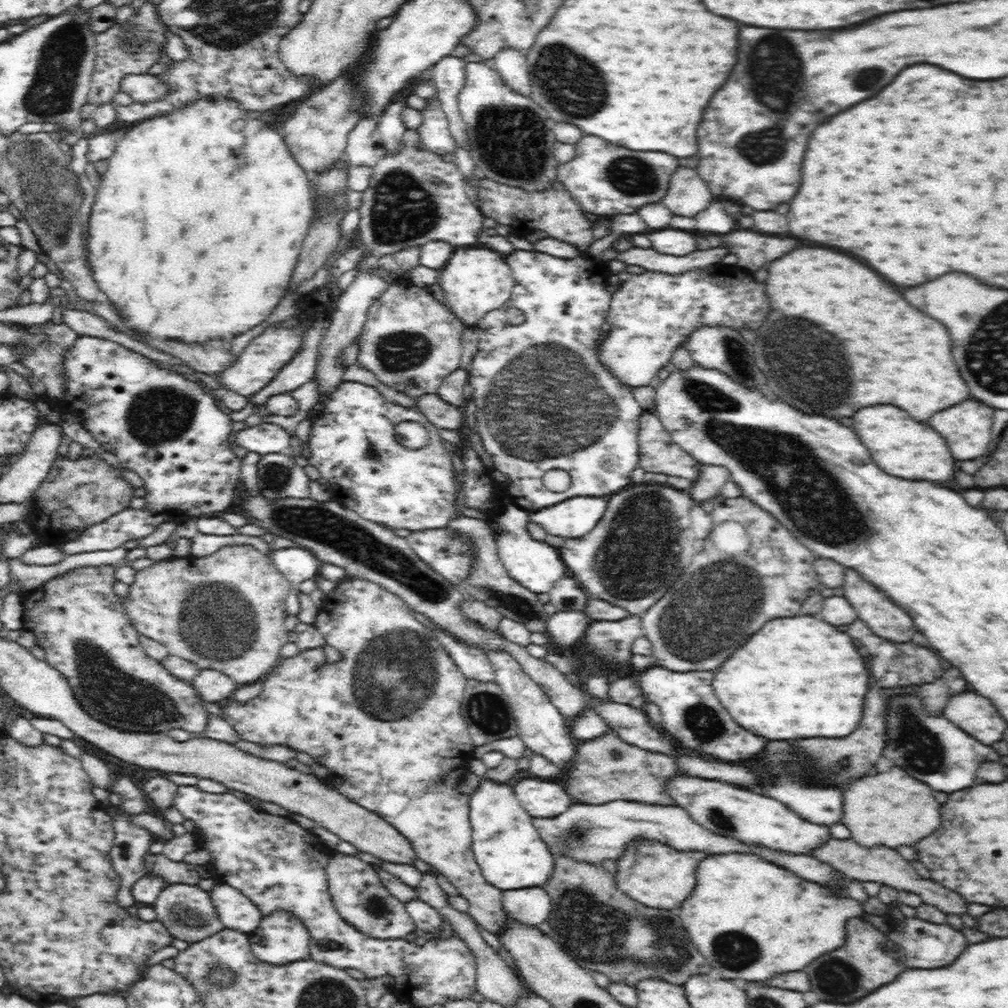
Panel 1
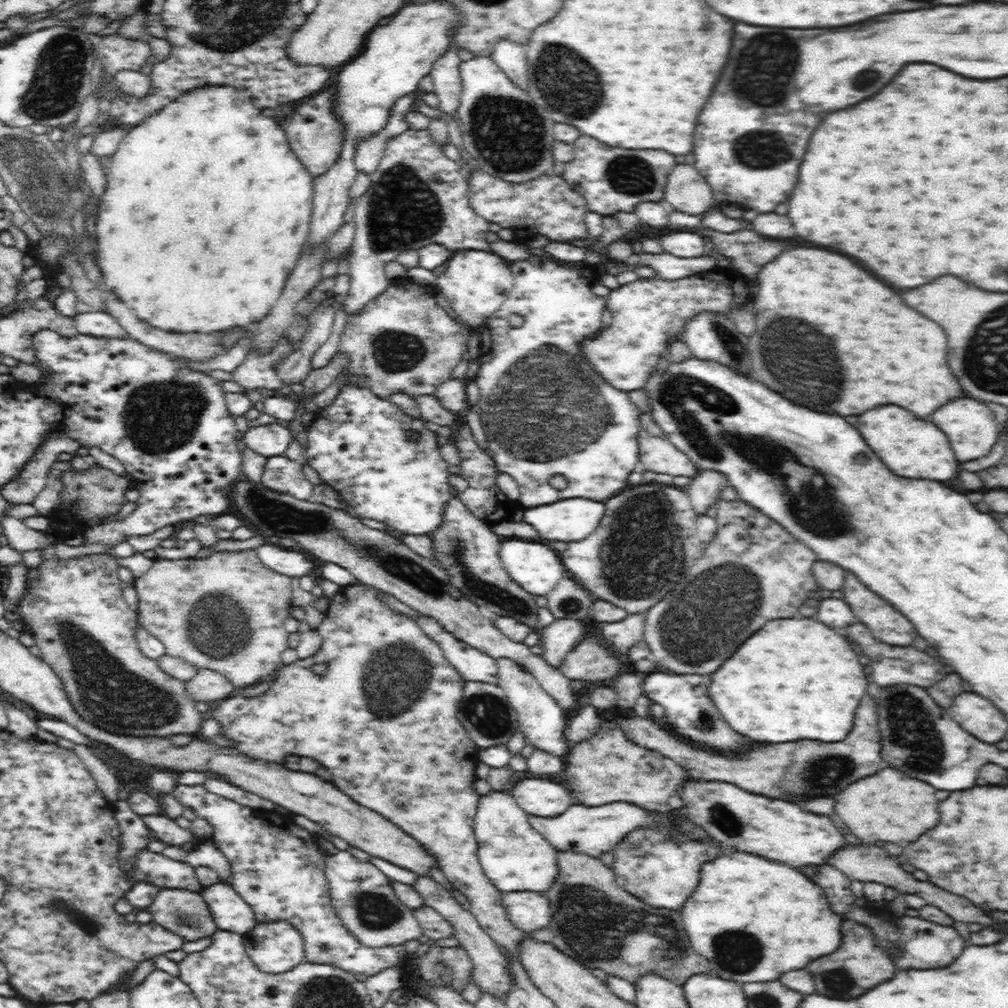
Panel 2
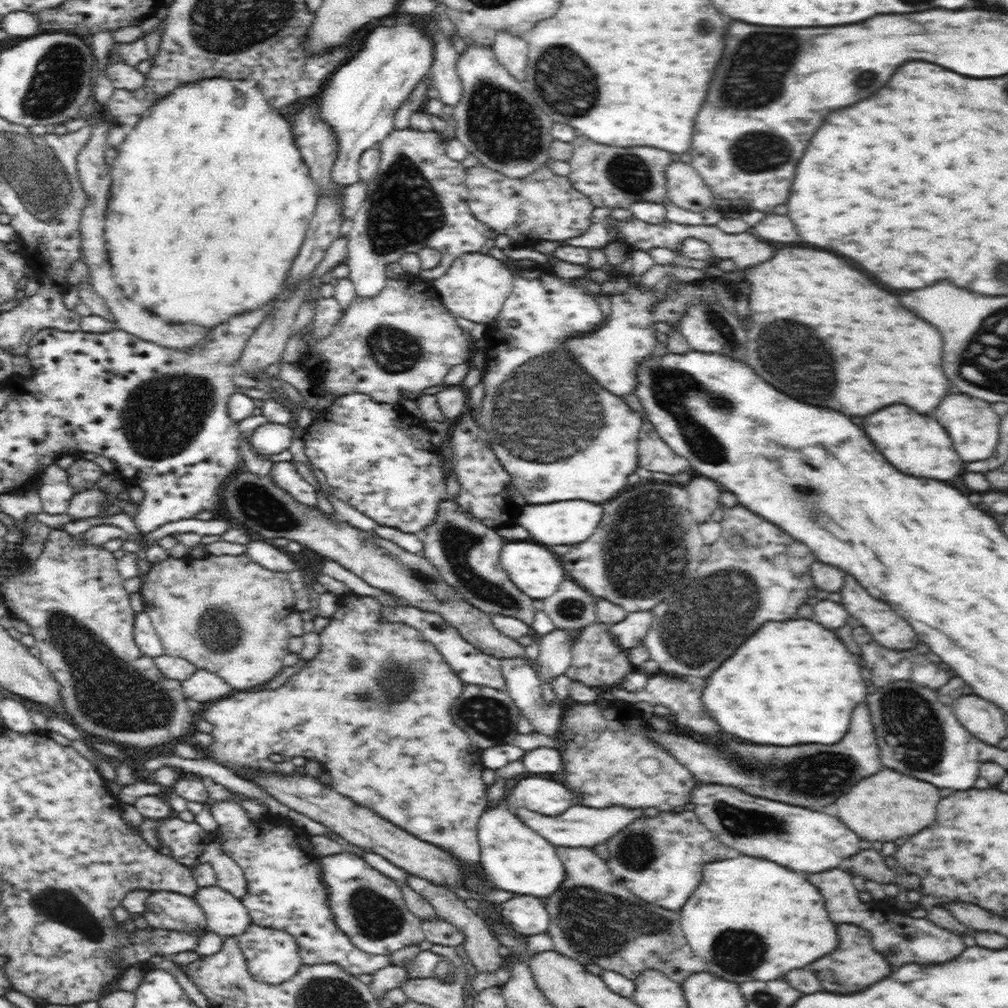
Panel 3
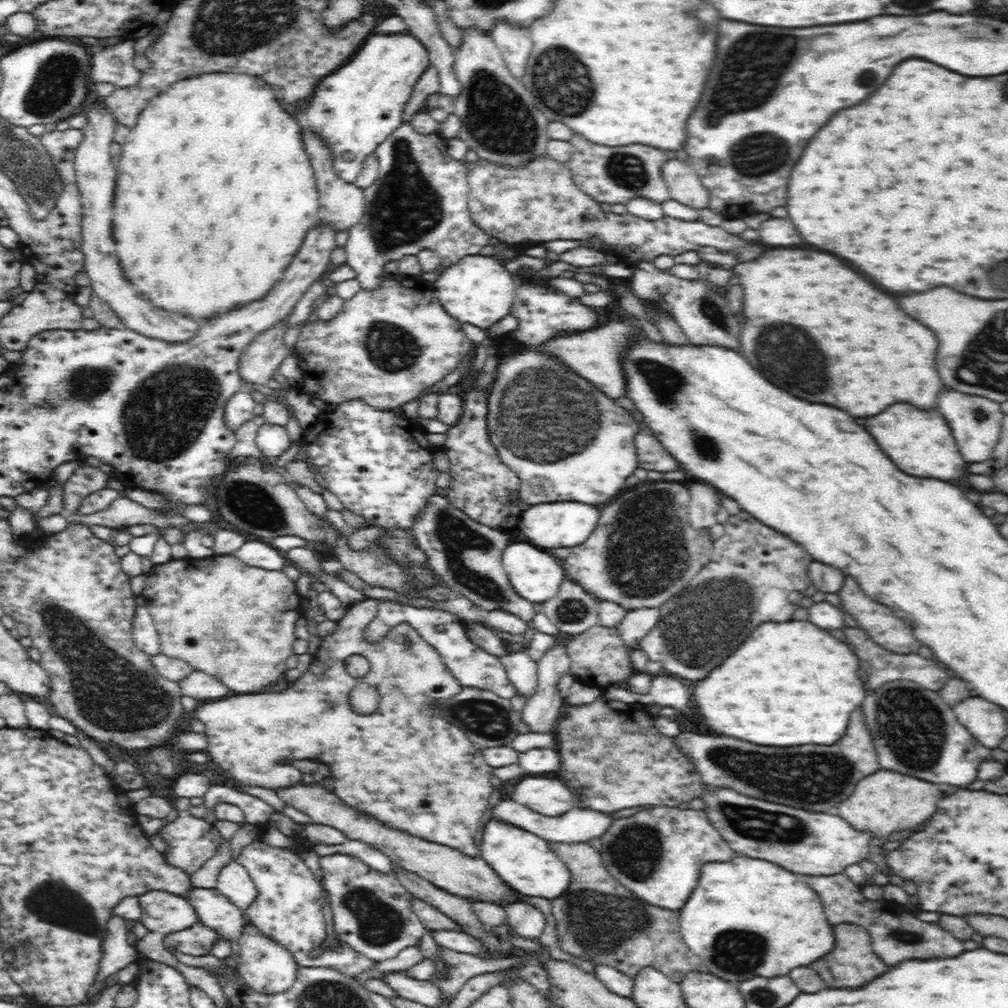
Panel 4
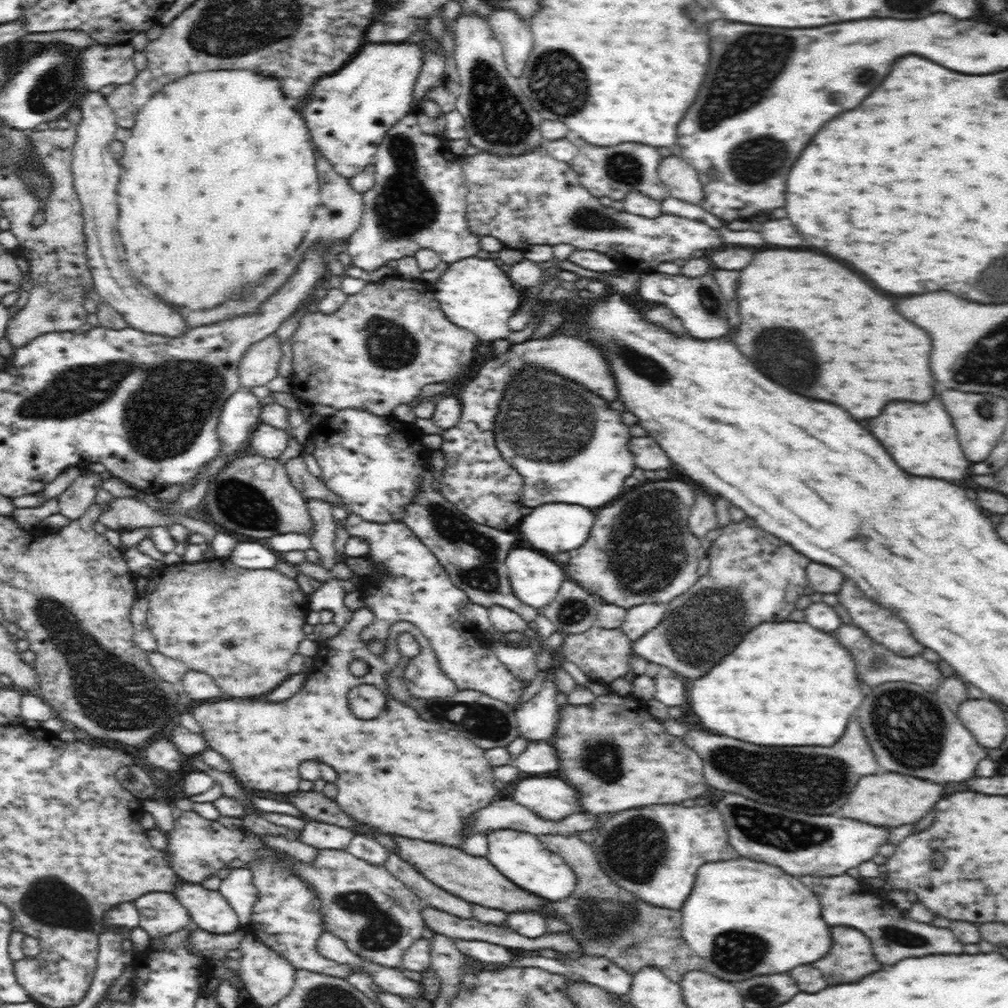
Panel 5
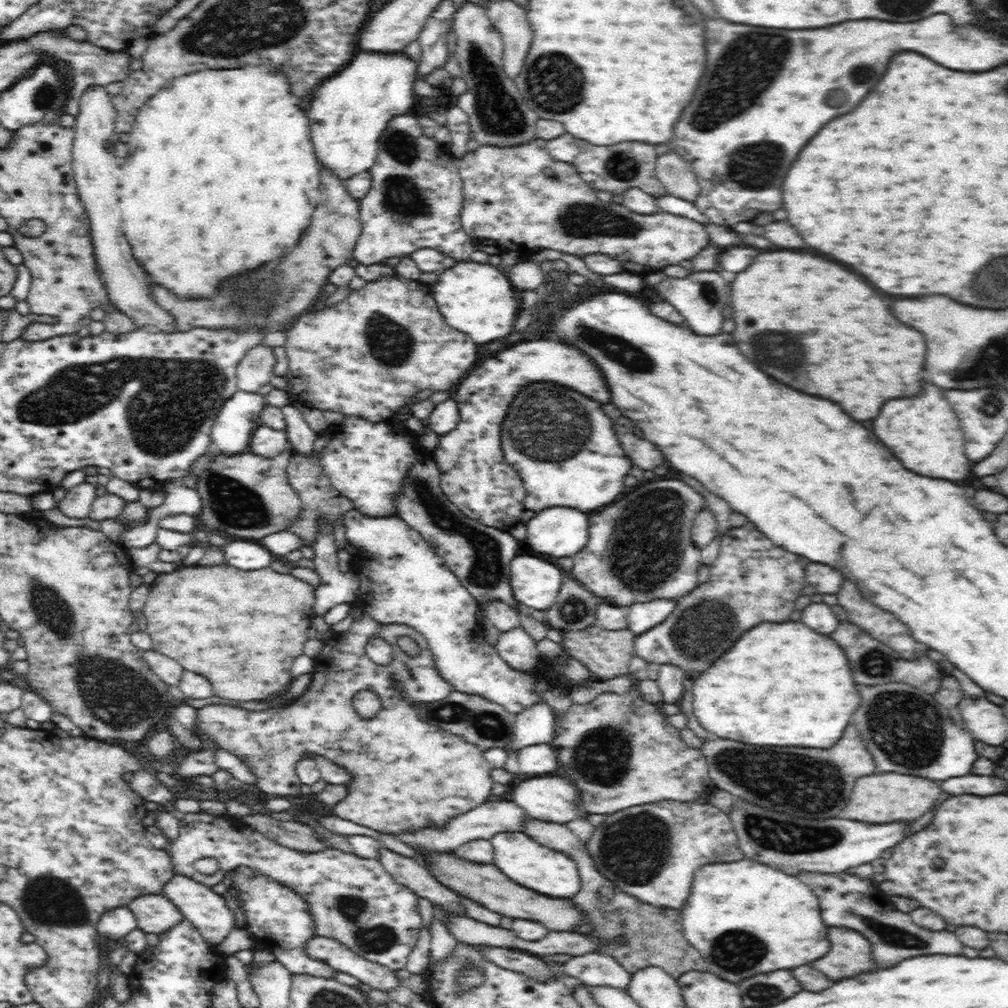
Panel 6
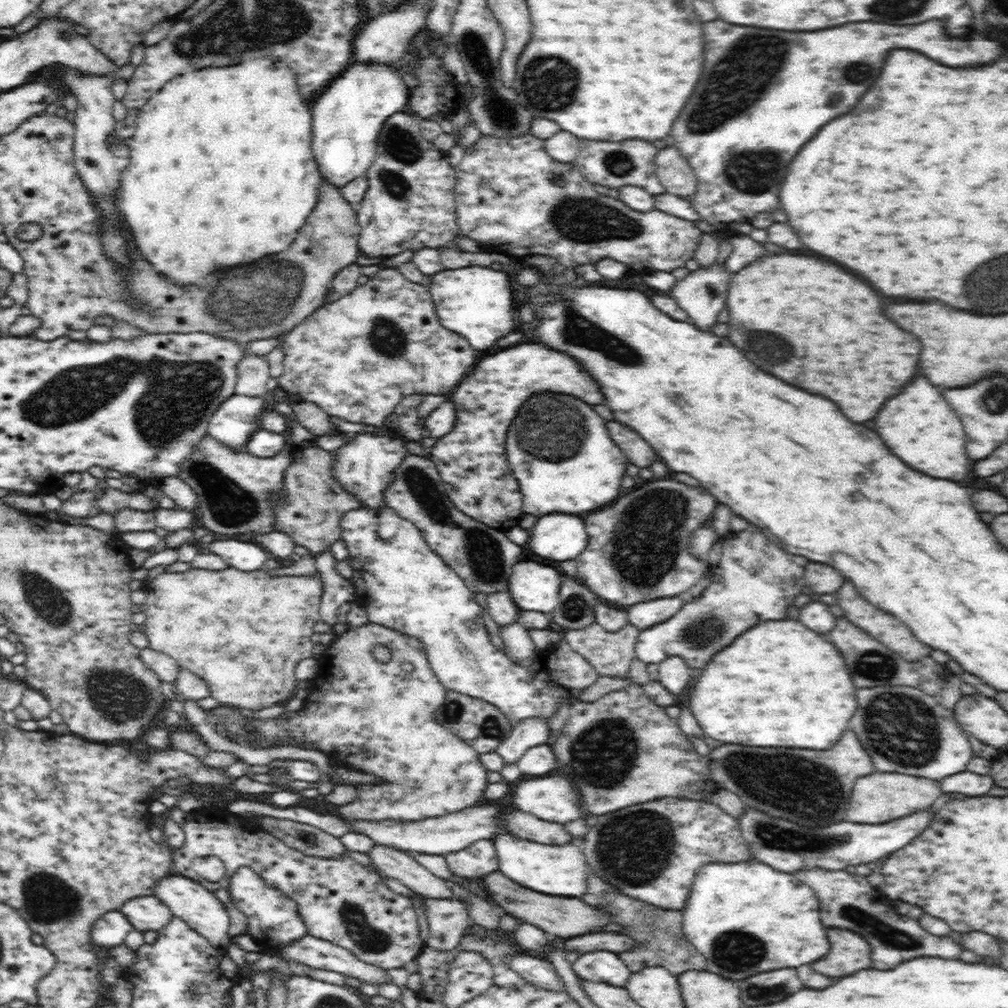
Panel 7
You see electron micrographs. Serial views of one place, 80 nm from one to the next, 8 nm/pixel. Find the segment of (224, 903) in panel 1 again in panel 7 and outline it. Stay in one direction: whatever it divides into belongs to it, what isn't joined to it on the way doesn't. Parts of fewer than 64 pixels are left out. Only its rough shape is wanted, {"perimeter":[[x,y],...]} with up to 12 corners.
{"perimeter":[[172,873],[153,896],[215,946],[230,944],[225,900]]}

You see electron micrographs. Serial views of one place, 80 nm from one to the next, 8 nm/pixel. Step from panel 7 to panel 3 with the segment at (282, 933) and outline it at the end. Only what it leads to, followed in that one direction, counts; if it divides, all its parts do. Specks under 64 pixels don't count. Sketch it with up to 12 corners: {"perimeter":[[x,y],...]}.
{"perimeter":[[214,802],[252,924],[303,965],[355,977],[392,965],[338,930],[309,832]]}

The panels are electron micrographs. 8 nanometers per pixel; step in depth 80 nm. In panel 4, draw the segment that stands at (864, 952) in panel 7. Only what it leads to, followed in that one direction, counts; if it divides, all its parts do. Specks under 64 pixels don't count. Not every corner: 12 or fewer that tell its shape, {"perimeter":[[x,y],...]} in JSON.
{"perimeter":[[836,926],[836,946],[810,966],[828,986],[860,986],[886,966],[860,926]]}

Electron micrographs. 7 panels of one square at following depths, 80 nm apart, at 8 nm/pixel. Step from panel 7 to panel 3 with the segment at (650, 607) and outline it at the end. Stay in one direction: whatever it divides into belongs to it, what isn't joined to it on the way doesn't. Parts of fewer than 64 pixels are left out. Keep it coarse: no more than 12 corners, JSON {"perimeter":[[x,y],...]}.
{"perimeter":[[648,612],[627,613],[609,631],[627,650],[643,644],[655,618]]}

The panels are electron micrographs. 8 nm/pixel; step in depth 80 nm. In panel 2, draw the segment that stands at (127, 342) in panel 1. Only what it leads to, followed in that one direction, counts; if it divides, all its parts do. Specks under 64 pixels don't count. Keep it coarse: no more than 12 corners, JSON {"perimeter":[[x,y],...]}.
{"perimeter":[[105,312],[76,313],[80,334],[102,338],[128,335]]}

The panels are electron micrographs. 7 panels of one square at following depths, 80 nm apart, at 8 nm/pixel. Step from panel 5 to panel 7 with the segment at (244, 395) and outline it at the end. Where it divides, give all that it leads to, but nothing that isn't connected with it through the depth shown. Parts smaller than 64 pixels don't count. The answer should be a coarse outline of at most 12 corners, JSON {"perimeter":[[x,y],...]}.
{"perimeter":[[235,392],[210,417],[208,435],[243,450],[260,428],[262,396]]}

